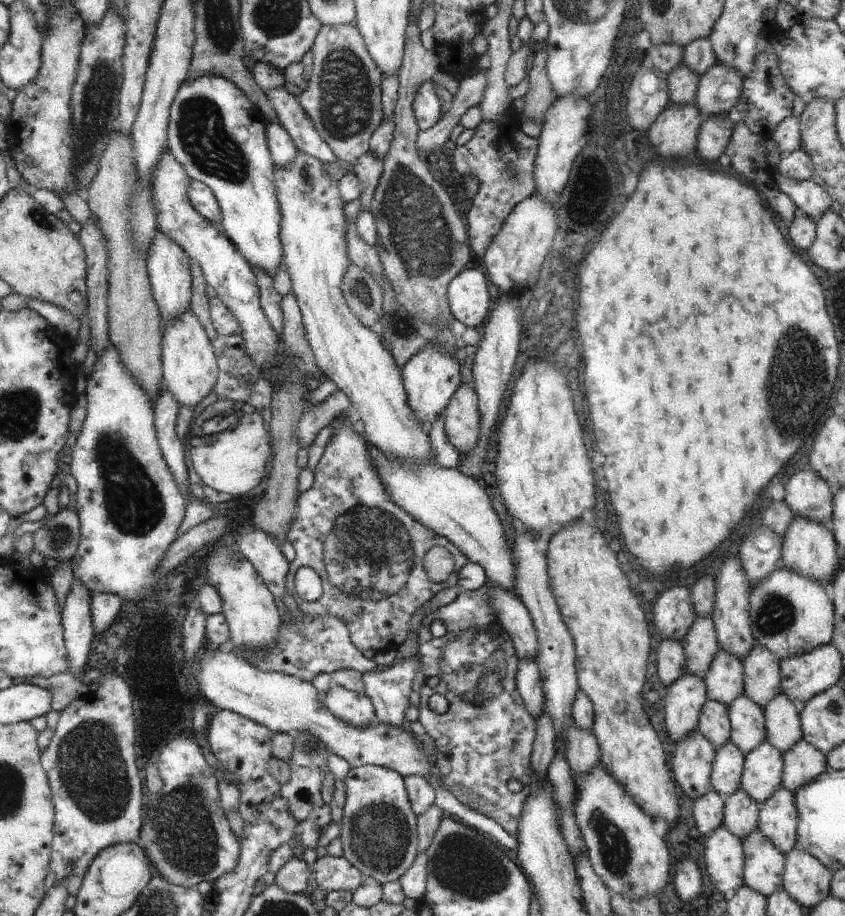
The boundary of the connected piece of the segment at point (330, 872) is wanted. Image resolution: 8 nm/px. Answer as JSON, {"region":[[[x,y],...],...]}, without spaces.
{"region":[[[326,855],[316,860],[311,872],[318,883],[317,887],[328,891],[352,891],[362,884],[364,876],[346,858]]]}

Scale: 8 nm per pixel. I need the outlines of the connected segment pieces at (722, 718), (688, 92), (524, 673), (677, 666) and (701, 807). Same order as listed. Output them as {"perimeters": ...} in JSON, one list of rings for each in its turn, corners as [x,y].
{"perimeters":[[[[707,699],[700,711],[697,731],[708,739],[715,752],[721,749],[731,737],[729,708],[718,701]]],[[[680,64],[666,79],[669,104],[694,104],[699,83],[699,76],[695,72],[692,72],[686,65]]],[[[518,659],[515,683],[517,691],[525,702],[526,710],[535,718],[544,711],[544,691],[541,674],[535,659]]],[[[662,639],[657,654],[659,681],[667,688],[670,688],[674,681],[686,674],[683,646],[678,641]]],[[[711,786],[709,791],[698,797],[693,802],[693,814],[696,828],[704,835],[711,835],[724,820],[724,798],[722,798]]]]}

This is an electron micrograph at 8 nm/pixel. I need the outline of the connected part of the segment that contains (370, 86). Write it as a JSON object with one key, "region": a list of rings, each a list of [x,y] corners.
{"region":[[[354,24],[321,25],[311,51],[312,75],[297,101],[337,158],[354,164],[369,150],[370,137],[383,119],[381,70]]]}

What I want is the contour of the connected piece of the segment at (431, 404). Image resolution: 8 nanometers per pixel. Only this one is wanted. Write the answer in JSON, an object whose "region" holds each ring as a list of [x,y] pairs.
{"region":[[[434,343],[424,345],[402,368],[403,385],[407,394],[407,403],[415,414],[415,419],[429,434],[431,424],[442,415],[446,405],[460,386],[460,369],[456,357],[447,353]]]}

